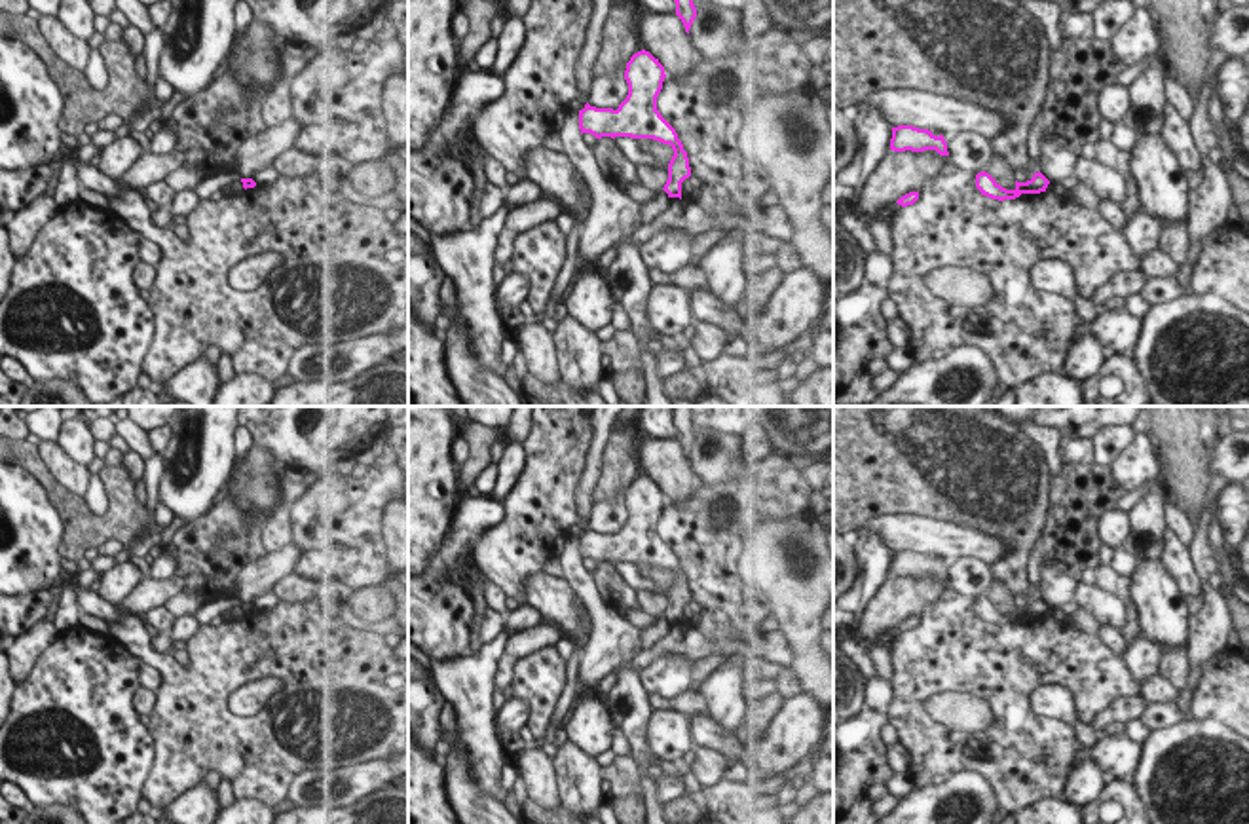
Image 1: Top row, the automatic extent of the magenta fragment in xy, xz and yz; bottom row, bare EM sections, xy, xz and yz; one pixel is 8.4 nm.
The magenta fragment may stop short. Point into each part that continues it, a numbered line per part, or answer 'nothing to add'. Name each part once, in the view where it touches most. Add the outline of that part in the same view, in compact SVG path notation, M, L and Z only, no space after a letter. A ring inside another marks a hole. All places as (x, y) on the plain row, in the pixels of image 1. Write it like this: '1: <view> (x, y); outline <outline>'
nothing to add

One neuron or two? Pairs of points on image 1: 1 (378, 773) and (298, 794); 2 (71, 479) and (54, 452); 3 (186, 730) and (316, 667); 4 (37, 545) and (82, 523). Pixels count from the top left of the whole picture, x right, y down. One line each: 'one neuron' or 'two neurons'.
1: one neuron
2: one neuron
3: one neuron
4: two neurons

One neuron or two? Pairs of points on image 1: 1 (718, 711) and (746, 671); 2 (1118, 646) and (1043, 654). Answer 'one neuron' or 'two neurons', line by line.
1: one neuron
2: two neurons

